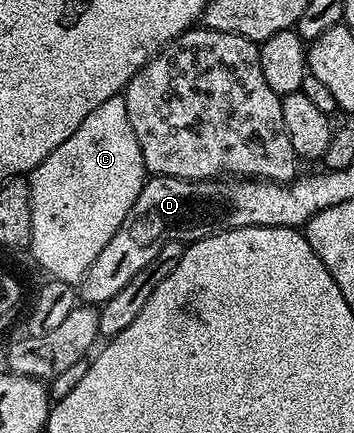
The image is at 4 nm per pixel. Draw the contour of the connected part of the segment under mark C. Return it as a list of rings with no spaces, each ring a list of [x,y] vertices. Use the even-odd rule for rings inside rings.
[[[123,96],[106,99],[82,119],[82,127],[66,143],[54,147],[30,174],[30,254],[51,280],[75,286],[84,278],[90,263],[98,259],[102,247],[114,239],[114,231],[128,218],[145,180],[142,147],[134,139]]]

